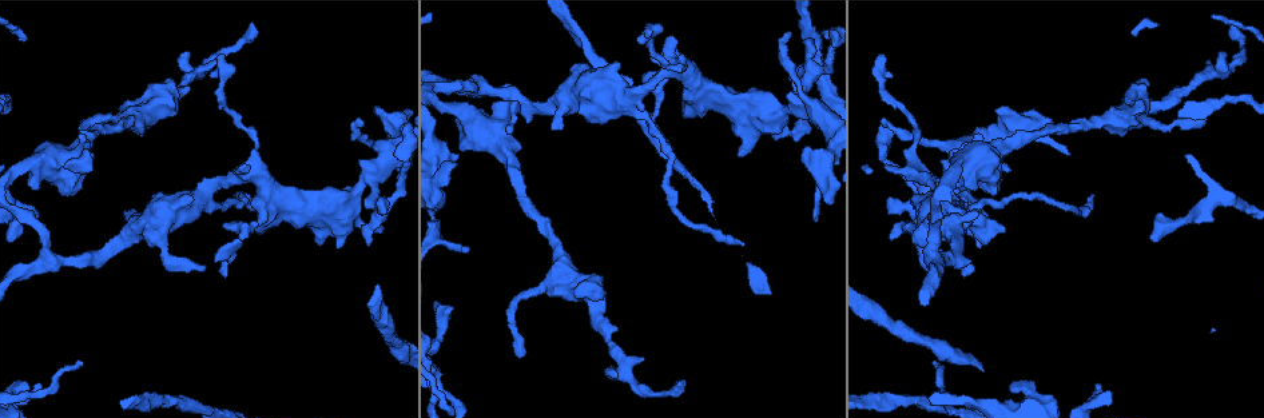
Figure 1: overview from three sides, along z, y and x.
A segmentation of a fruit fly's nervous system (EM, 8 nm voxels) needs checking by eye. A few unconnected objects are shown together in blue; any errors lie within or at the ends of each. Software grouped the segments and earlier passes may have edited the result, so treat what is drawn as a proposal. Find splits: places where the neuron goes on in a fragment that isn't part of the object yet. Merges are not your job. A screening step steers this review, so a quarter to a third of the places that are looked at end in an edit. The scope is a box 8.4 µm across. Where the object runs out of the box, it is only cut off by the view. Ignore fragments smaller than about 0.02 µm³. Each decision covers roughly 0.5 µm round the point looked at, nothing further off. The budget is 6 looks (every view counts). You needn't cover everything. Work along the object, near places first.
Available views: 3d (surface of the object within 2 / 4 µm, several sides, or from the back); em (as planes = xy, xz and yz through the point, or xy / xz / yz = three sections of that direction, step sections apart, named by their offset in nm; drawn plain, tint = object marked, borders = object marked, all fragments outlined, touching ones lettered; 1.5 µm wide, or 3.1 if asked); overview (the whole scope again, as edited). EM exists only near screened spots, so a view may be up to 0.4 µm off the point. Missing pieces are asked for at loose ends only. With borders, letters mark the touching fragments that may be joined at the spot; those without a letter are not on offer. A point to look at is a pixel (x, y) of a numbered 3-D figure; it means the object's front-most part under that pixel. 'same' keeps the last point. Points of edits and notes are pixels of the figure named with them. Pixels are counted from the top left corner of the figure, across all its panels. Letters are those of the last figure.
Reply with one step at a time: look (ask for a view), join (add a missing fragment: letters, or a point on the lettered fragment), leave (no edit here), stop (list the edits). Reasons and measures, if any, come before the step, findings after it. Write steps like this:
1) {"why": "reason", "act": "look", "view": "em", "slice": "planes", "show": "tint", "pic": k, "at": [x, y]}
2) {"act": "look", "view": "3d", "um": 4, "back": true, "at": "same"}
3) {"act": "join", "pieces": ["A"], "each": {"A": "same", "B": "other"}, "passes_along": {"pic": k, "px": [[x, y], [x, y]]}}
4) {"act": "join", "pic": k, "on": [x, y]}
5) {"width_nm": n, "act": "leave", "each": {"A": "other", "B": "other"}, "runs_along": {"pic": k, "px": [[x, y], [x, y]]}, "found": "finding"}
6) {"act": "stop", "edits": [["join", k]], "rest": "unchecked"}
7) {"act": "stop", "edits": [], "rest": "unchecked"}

{"why": "free end", "act": "look", "view": "3d", "um": 2, "pic": 1, "at": [1011, 388]}

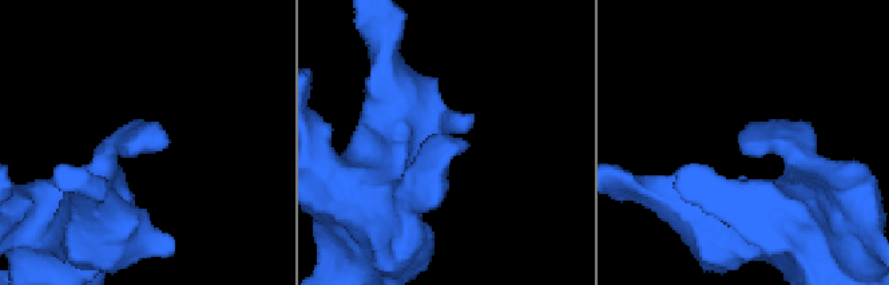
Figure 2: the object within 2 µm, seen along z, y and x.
{"act": "look", "view": "em", "slice": "xz", "step": 8, "show": "borders", "pic": 2, "at": [747, 143]}

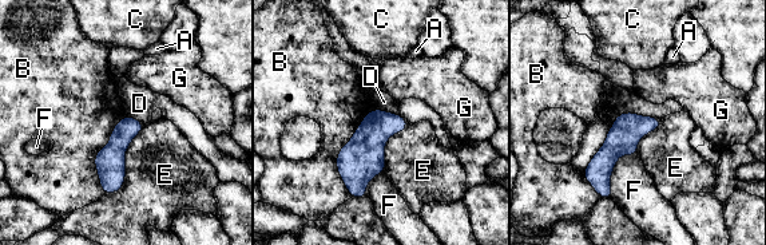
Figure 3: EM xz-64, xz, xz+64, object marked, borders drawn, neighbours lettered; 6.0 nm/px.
{"act": "look", "view": "em", "slice": "planes", "show": "borders", "at": "same"}

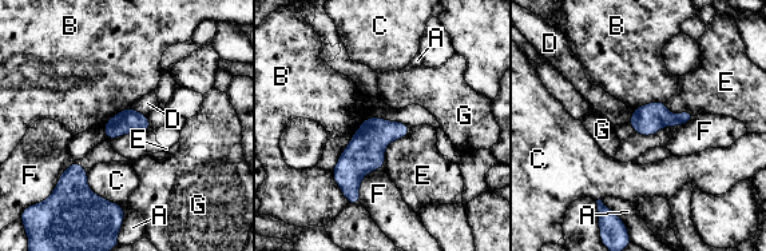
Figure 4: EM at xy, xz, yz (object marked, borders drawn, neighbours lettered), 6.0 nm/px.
{"act": "leave", "each": {"A": "other", "B": "other", "C": "other", "D": "other", "E": "other", "F": "other", "G": "other"}, "border": {"pic": 4, "px": [[131, 106], [147, 115]]}, "found": "no lettered fragment goes on from it"}

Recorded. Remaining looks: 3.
{"why": "tapers out", "act": "look", "view": "3d", "um": 4, "pic": 1, "at": [467, 249]}

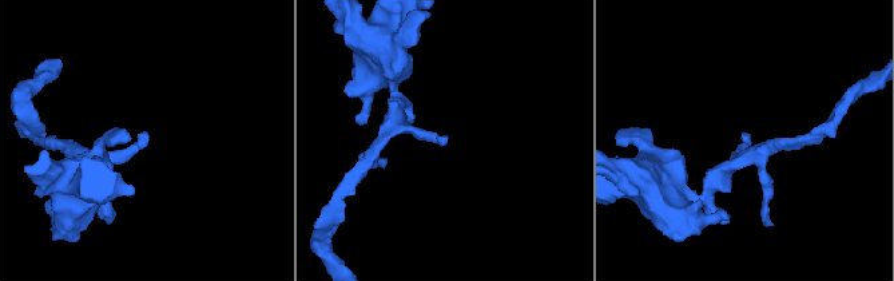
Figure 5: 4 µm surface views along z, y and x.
{"why": "now the EM", "act": "look", "view": "em", "slice": "planes", "show": "tint", "pic": 5, "at": [147, 134]}

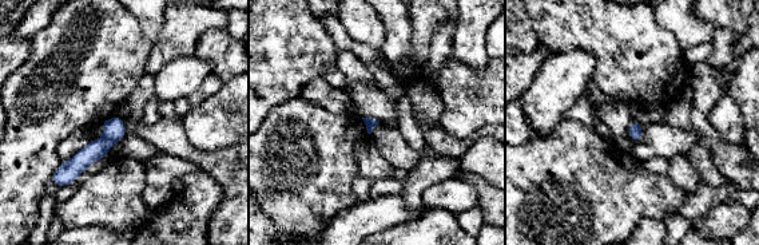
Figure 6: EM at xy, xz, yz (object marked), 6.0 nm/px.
{"act": "look", "view": "em", "slice": "planes", "show": "borders", "at": "same"}

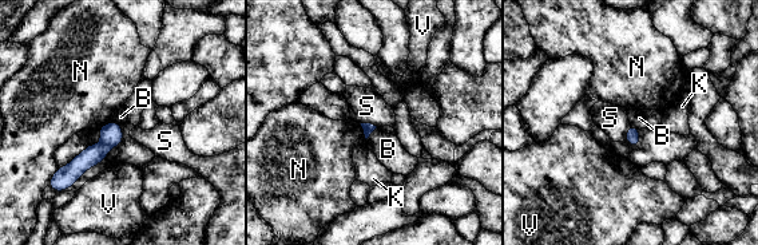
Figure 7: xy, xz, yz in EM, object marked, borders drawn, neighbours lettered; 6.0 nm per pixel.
{"act": "leave", "each": {"B": "other", "K": "other", "N": "other", "S": "other", "V": "other"}, "border": {"pic": 7, "px": [[360, 122], [370, 122], [377, 126]]}, "found": "none of them fits"}

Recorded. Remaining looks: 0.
{"act": "stop", "edits": [], "rest": "unchecked"}

